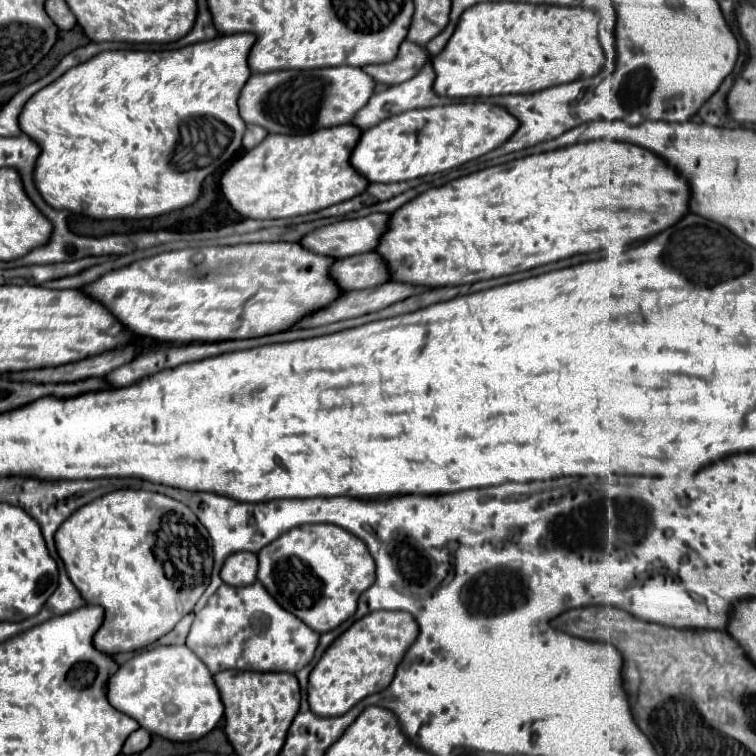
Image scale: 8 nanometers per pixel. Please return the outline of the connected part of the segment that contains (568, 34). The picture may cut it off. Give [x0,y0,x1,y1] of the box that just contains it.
[433,1,607,99]

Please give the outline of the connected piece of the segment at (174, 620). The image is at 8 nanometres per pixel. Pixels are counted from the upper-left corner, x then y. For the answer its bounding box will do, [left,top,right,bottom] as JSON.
[55,489,213,655]

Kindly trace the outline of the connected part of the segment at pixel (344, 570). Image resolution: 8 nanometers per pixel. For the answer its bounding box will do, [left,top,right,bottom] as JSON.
[257,525,375,633]

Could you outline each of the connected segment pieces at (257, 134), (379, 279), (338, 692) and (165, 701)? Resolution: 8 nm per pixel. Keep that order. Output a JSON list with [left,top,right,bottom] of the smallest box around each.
[[243,125,267,149],[329,251,389,291],[307,611,417,717],[107,645,223,741]]

